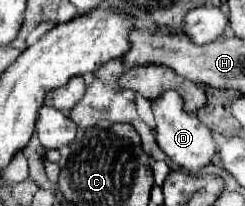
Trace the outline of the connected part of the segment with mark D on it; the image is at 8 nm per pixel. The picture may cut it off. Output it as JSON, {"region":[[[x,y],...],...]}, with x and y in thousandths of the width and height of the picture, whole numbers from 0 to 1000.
{"region":[[[686,442],[653,481],[637,481],[620,500],[620,539],[629,539],[629,568],[637,568],[645,704],[702,782],[718,782],[743,820],[759,820],[776,840],[808,840],[841,801],[873,791],[882,684],[865,665],[865,636],[800,558],[767,558],[743,529],[743,481],[718,442]]]}

